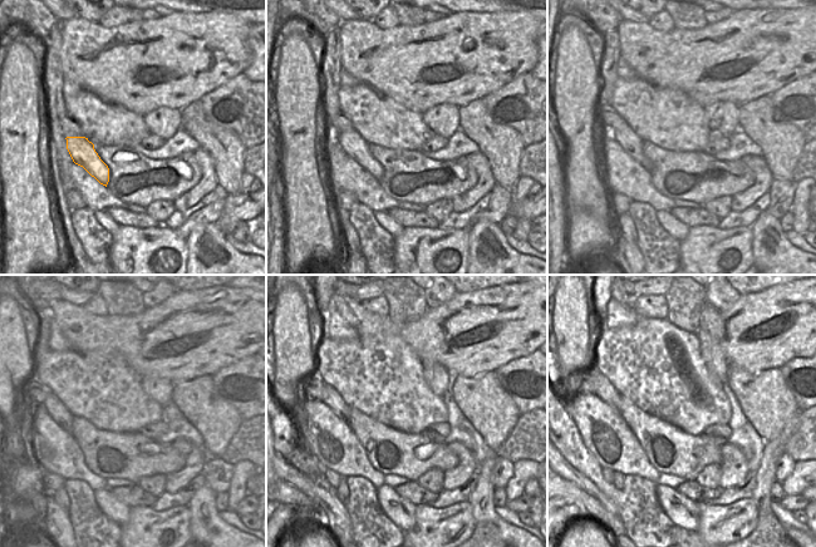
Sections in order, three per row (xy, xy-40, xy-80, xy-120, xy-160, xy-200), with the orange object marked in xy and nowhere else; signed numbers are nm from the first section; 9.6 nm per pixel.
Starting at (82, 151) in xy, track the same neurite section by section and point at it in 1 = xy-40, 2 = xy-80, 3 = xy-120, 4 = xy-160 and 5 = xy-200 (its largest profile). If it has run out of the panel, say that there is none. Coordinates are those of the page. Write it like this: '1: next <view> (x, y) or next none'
1: next xy-40 (350, 142)
2: next xy-80 (629, 141)
3: next xy-120 (60, 414)
4: next xy-160 (333, 399)
5: next xy-200 (604, 389)

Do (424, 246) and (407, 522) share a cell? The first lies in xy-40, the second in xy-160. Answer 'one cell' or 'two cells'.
two cells

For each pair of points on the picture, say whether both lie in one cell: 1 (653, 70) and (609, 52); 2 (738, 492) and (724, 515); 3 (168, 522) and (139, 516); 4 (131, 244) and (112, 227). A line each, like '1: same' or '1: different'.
1: different
2: different
3: same
4: different

